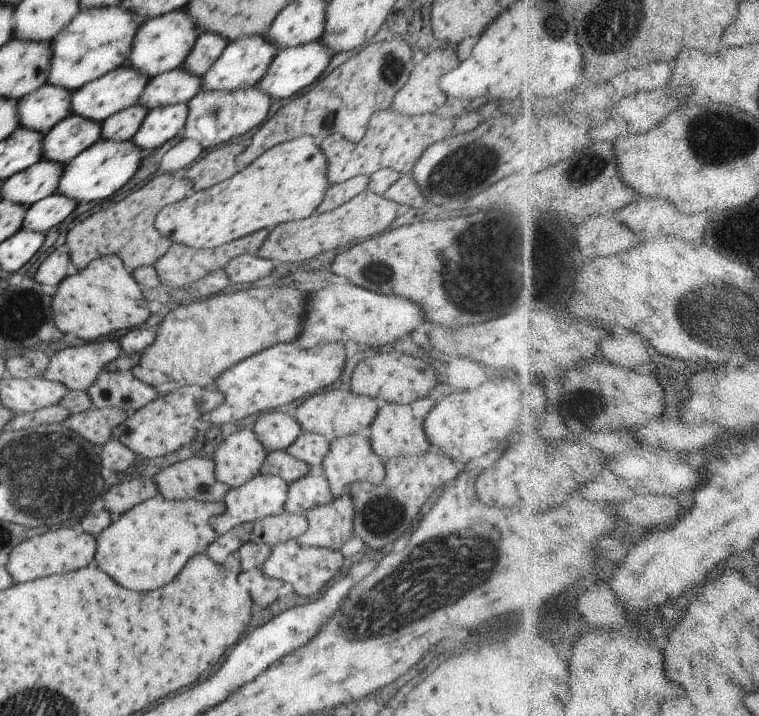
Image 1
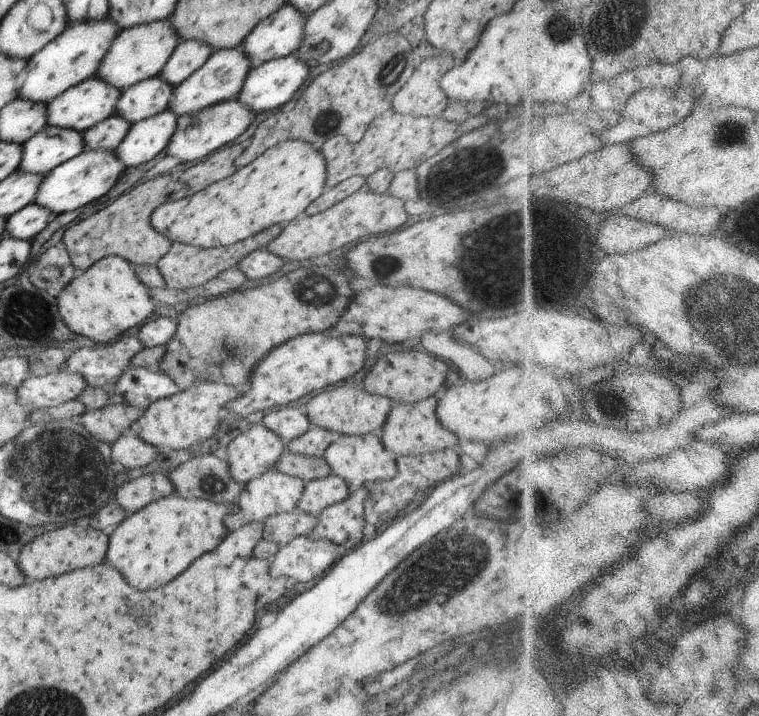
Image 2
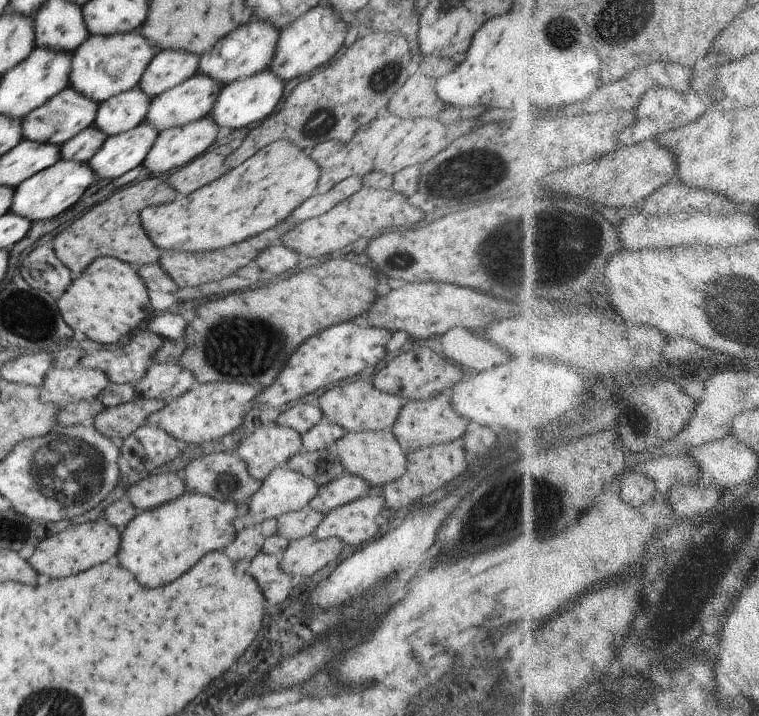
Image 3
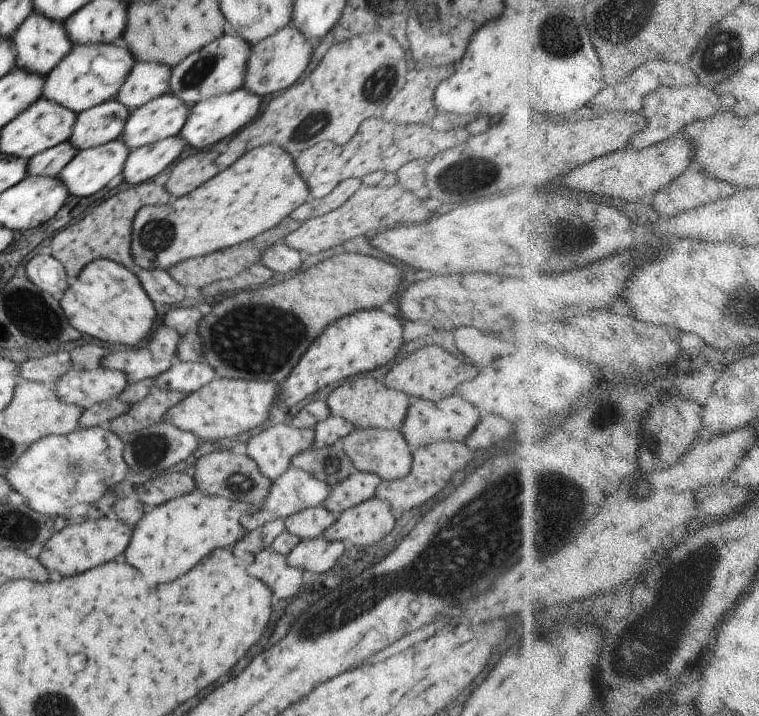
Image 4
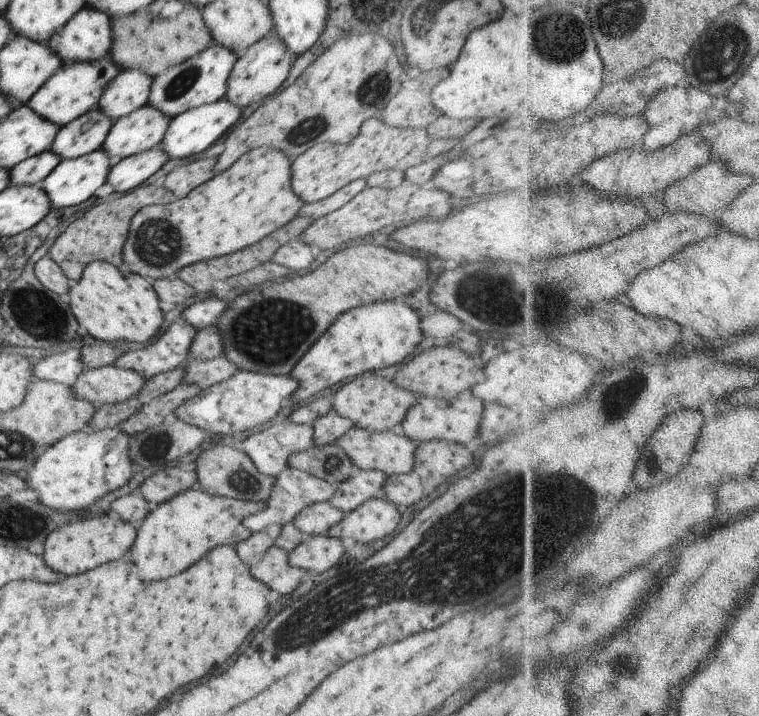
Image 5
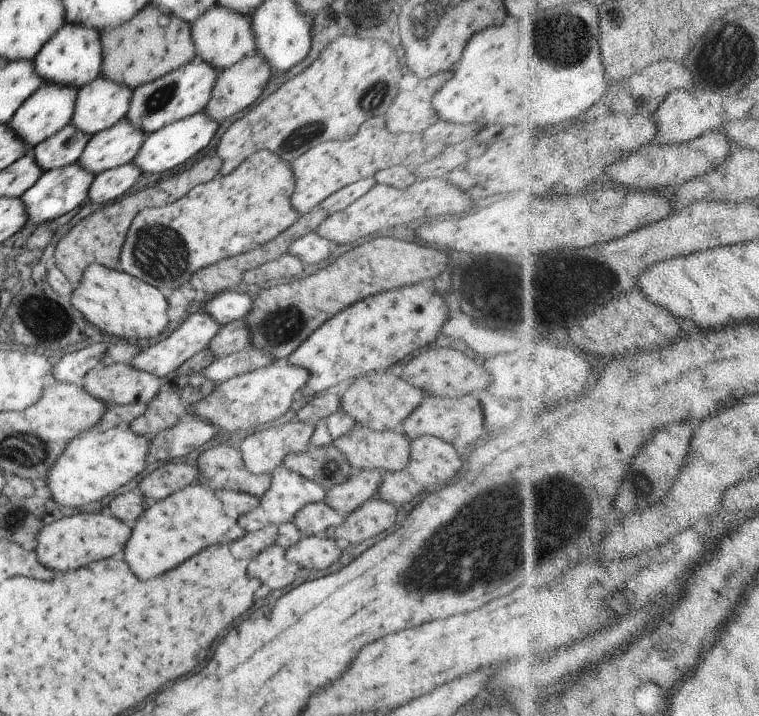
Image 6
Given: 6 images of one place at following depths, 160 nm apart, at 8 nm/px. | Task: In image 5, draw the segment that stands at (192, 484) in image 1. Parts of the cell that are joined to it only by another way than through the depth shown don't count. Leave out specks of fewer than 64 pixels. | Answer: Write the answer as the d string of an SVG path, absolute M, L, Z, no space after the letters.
M216 441L210 449L202 451L196 460L198 487L208 494L224 495L235 499L247 501L268 502L272 487L275 483L274 477L263 475L247 454L237 444L218 445Z

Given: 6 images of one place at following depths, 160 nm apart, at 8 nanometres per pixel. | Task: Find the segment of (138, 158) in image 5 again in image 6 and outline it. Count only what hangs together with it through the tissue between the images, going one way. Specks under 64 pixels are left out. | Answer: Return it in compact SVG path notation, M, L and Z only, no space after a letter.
M132 163L106 170L95 176L86 201L106 206L122 194L126 194L141 175L140 168Z

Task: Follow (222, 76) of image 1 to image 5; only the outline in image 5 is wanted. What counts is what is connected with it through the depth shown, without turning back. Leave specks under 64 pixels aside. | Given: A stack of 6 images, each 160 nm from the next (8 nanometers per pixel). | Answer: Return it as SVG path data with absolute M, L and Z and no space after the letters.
M146 103L139 109L134 110L126 116L120 117L110 129L102 149L104 149L112 160L112 163L121 161L123 158L147 151L160 146L162 139L168 130L172 118L167 117L160 109Z

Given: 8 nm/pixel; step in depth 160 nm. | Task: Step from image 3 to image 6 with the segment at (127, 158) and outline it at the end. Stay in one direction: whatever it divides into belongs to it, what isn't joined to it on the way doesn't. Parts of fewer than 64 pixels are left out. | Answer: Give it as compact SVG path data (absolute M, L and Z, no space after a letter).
M78 163L56 168L48 172L44 171L42 176L36 180L34 186L20 196L24 206L26 206L26 214L28 214L27 226L38 227L40 224L44 224L44 222L55 220L83 205L88 197L88 190L94 178L94 174L82 170Z

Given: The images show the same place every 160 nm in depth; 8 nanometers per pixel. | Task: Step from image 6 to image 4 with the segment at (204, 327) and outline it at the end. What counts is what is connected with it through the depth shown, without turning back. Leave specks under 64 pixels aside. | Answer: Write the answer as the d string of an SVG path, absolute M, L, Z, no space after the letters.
M161 325L152 331L144 346L110 351L102 360L101 366L110 370L122 371L130 383L154 379L166 372L177 358L177 346L181 340L179 332Z

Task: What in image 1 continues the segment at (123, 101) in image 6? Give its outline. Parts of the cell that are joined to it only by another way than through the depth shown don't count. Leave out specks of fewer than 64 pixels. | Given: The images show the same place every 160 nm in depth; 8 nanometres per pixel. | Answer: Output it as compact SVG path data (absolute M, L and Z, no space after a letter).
M215 32L199 34L182 68L202 77L214 64L214 61L222 54L227 44L227 38L221 37Z

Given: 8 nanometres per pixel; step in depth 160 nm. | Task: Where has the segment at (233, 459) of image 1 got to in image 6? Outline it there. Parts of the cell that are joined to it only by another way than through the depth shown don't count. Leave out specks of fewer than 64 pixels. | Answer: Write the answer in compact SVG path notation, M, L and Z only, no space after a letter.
M288 417L285 422L278 421L275 426L268 426L266 430L257 430L254 434L243 439L237 447L243 454L245 467L255 475L272 475L274 470L283 464L284 457L290 453L303 453L311 445L311 434L315 426L308 421L298 421Z

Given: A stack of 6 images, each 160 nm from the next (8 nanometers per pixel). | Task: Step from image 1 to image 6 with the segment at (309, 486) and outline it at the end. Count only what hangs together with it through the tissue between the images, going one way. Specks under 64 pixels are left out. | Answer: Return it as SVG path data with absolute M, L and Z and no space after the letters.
M374 469L355 470L343 482L327 489L324 502L347 516L363 502L376 496L383 475Z

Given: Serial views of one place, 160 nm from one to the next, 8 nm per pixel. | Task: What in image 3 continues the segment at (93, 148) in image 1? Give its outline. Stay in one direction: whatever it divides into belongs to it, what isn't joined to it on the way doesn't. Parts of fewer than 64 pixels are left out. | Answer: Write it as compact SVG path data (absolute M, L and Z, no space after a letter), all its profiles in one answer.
M58 161L46 170L38 172L16 188L9 212L19 217L30 219L32 224L57 217L68 210L86 193L89 186L98 182L97 174L90 165L74 161Z

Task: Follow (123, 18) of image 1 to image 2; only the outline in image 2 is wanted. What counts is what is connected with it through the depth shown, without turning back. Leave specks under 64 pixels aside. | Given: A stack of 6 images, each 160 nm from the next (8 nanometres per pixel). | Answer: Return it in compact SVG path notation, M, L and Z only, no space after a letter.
M108 17L99 21L70 22L56 38L27 60L18 97L46 103L74 85L96 76L102 59L119 32L119 26Z

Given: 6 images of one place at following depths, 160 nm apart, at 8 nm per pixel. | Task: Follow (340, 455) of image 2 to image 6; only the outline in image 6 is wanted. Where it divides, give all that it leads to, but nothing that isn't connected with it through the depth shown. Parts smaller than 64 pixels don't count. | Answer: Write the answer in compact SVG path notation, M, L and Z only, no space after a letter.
M357 424L334 445L349 460L353 471L396 472L404 470L410 460L410 442L392 429L380 432Z

